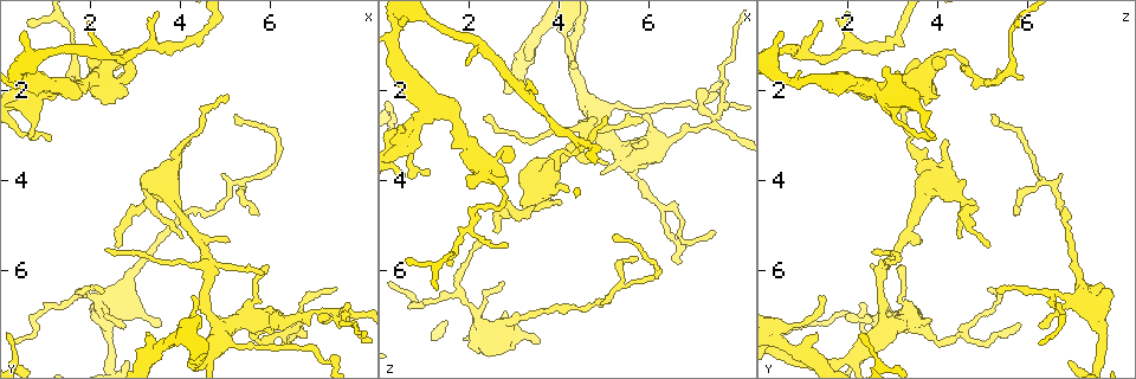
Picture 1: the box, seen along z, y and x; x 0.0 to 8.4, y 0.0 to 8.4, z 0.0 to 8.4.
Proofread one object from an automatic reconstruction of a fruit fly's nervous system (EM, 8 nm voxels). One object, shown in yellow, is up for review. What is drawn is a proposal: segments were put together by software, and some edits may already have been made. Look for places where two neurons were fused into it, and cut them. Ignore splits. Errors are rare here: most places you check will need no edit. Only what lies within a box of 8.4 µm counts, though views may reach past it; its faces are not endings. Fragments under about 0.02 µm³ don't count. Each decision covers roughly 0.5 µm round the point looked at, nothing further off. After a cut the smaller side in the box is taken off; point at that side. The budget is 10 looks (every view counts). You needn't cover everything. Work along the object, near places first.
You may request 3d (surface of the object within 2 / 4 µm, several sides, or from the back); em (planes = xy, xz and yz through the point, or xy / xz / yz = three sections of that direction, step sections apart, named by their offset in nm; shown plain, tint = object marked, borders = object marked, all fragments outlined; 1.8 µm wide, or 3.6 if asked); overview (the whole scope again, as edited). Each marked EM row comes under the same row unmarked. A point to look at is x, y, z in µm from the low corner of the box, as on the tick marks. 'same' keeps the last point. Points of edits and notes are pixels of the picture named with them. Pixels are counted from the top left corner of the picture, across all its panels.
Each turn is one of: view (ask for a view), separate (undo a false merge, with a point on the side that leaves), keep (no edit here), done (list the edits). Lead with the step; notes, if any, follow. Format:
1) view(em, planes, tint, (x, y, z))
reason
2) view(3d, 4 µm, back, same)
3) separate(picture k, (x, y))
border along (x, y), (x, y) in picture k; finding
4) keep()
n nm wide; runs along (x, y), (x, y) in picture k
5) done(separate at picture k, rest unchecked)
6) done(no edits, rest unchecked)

view(3d, 4 µm, back, (2.20, 1.75, 3.40))
arms part here

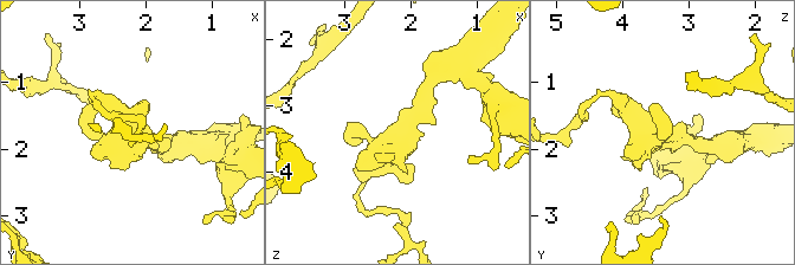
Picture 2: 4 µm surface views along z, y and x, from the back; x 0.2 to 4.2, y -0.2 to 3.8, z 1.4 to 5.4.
view(em, planes, tint, (2.20, 1.75, 3.40))

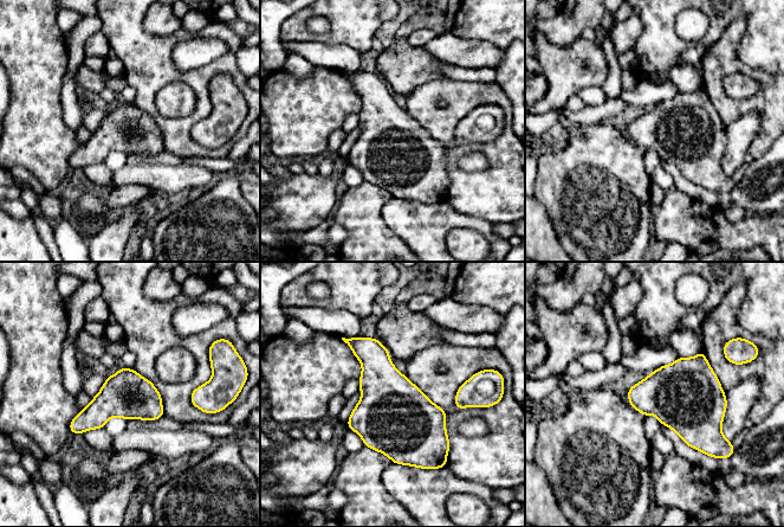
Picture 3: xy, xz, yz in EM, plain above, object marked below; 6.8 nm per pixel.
keep()
one neuron here

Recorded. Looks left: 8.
view(em, yz, step 4, tint, (0.55, 3.05, 3.80))
touches itself

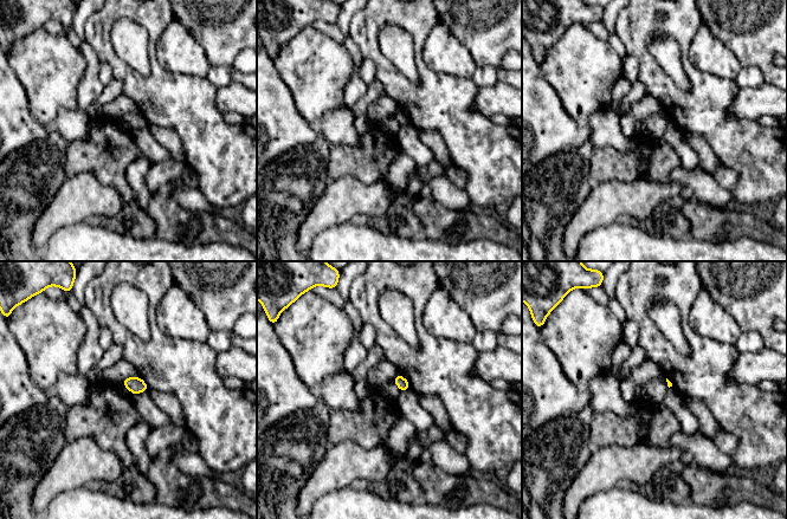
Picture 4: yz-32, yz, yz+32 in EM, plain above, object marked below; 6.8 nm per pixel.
view(em, planes, tint, same)
another direction

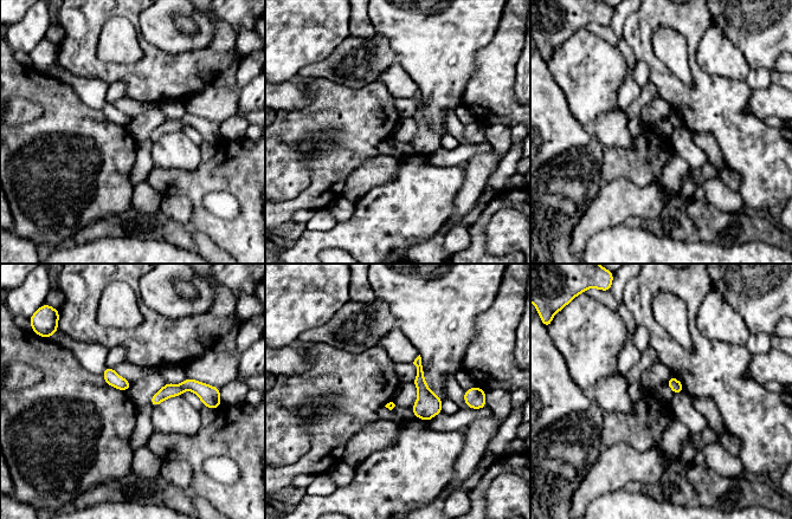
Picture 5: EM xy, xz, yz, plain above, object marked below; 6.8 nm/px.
keep()
80 nm wide; continuous, no second neuron

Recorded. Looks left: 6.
view(em, planes, tint, (1.85, 1.80, 5.20))
sharp bend

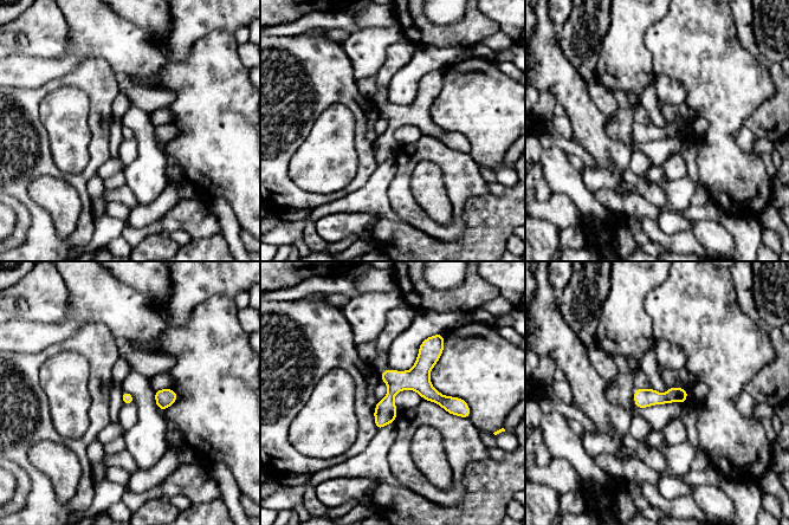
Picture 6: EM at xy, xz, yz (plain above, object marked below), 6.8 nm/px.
keep()
runs along (463, 407), (401, 383), (377, 422) in picture 6; continuous, no second neuron

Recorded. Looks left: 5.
view(em, xy, step 16, tint, (7.40, 6.85, 2.80))
narrows sharply

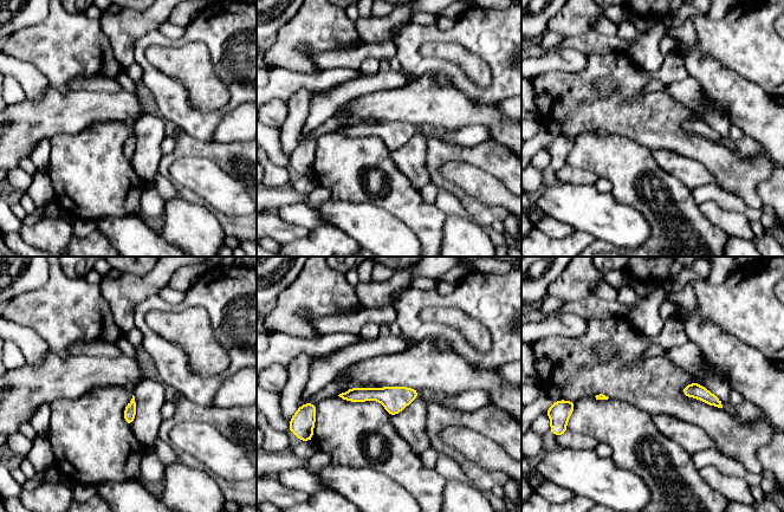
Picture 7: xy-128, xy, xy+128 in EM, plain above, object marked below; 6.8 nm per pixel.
view(em, planes, tint, same)
cut it another way

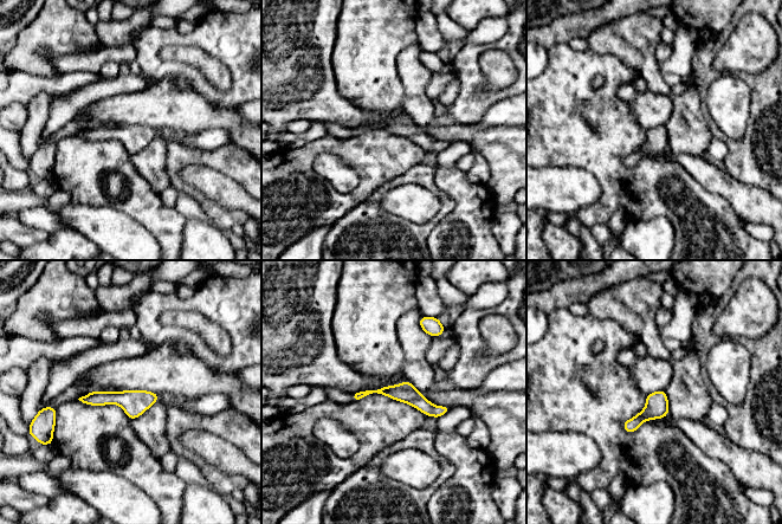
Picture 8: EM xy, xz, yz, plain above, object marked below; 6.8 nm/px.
keep()
140 nm wide; continuous, no second neuron

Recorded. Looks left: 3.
done(no edits, rest unchecked)

